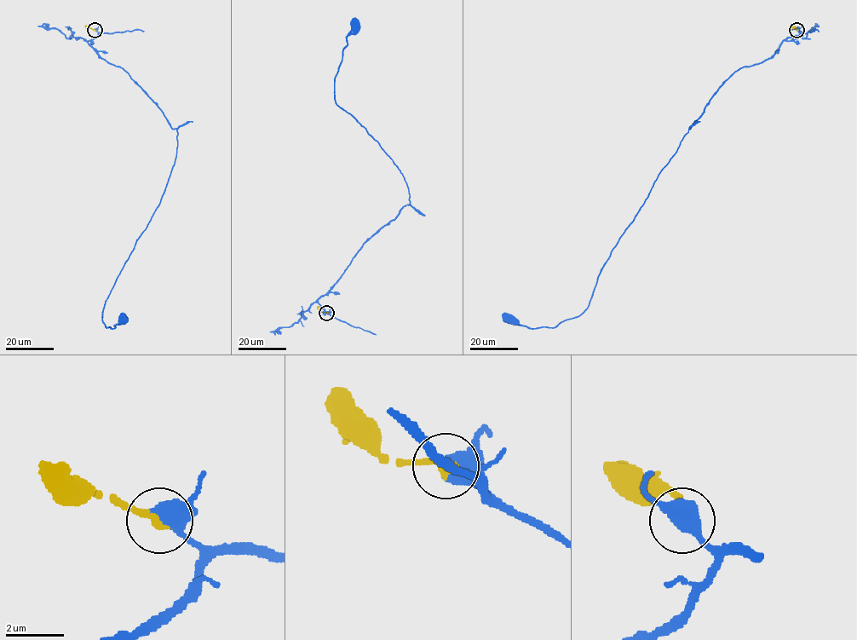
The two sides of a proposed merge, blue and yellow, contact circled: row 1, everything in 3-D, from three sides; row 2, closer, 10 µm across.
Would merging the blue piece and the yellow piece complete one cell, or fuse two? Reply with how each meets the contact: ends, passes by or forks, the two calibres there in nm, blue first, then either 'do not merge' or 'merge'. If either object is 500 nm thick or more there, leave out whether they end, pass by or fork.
blue passes by; yellow ends; calibres 480 and 400 nm; merge

